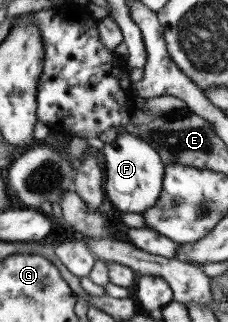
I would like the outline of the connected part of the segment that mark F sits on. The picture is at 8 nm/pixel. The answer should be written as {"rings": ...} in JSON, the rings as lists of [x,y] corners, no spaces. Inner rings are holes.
{"rings":[[[126,132],[118,134],[116,140],[110,144],[106,143],[98,155],[105,177],[103,191],[113,203],[114,209],[142,214],[156,205],[162,193],[166,165],[150,143]]]}

